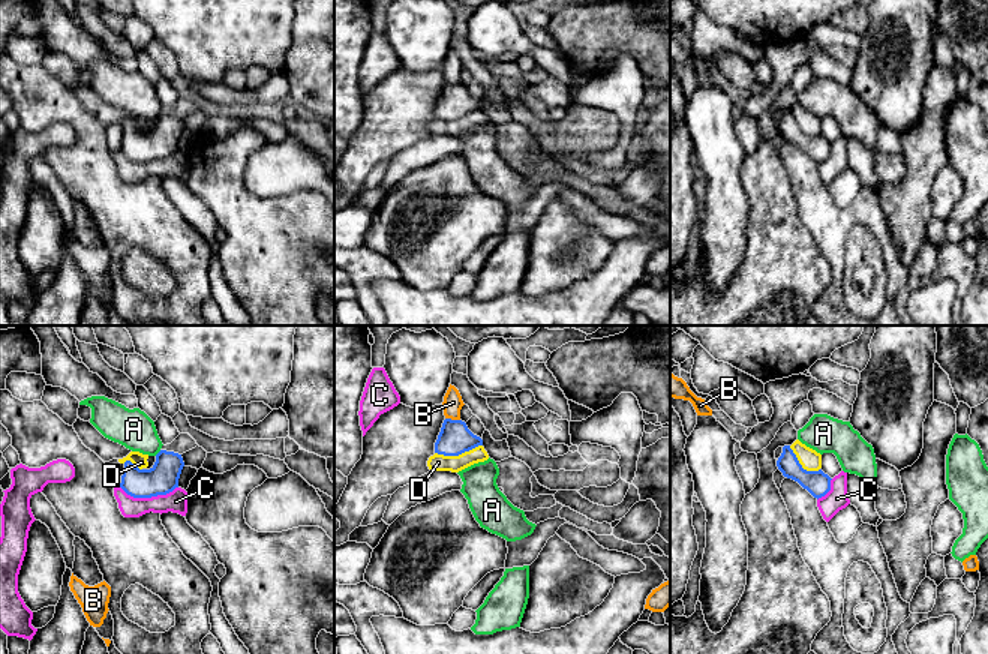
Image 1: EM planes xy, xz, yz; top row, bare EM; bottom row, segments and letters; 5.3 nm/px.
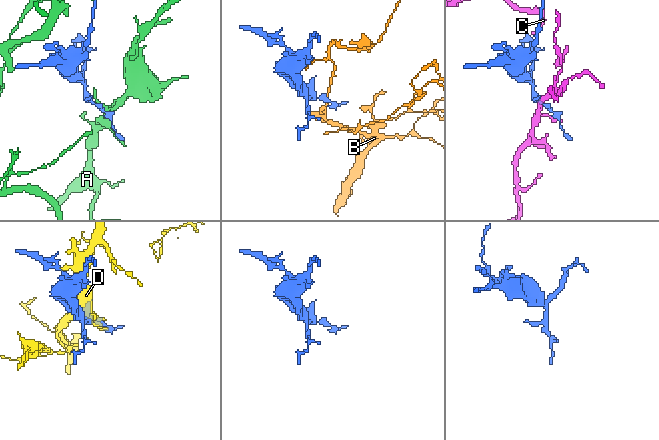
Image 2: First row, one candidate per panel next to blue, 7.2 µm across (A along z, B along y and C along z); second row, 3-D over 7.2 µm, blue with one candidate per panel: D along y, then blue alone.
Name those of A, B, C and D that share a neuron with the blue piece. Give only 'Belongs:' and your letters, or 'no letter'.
Belongs: no letter

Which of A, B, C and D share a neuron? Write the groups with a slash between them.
A / B / C / D

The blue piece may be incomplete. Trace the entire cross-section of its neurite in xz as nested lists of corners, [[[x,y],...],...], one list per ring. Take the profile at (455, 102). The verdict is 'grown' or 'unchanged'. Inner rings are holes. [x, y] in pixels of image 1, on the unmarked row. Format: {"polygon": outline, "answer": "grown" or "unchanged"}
{"polygon": [[[445,82],[435,106],[435,117],[459,120],[478,110],[483,110],[483,104],[474,99],[465,86]]], "answer": "unchanged"}

